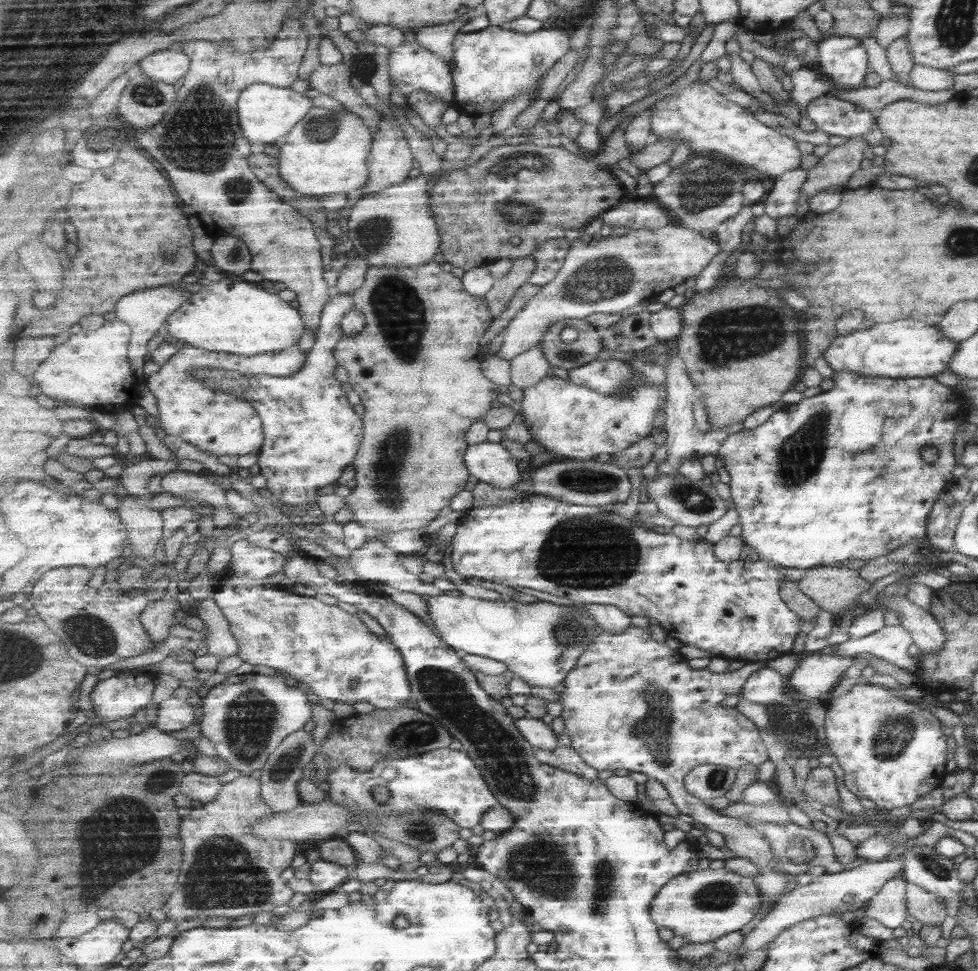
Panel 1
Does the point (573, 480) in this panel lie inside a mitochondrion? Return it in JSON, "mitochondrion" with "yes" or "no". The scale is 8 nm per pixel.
{"mitochondrion":"yes"}

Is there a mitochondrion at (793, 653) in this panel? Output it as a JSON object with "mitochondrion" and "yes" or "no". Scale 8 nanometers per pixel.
{"mitochondrion":"no"}

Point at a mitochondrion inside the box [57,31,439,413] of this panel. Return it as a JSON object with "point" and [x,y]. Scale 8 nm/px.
{"point":[202,151]}

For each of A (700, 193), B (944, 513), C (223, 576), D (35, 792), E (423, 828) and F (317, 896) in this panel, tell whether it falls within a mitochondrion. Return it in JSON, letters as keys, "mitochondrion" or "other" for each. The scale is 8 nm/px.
{"A":"mitochondrion","B":"other","C":"other","D":"other","E":"mitochondrion","F":"other"}

